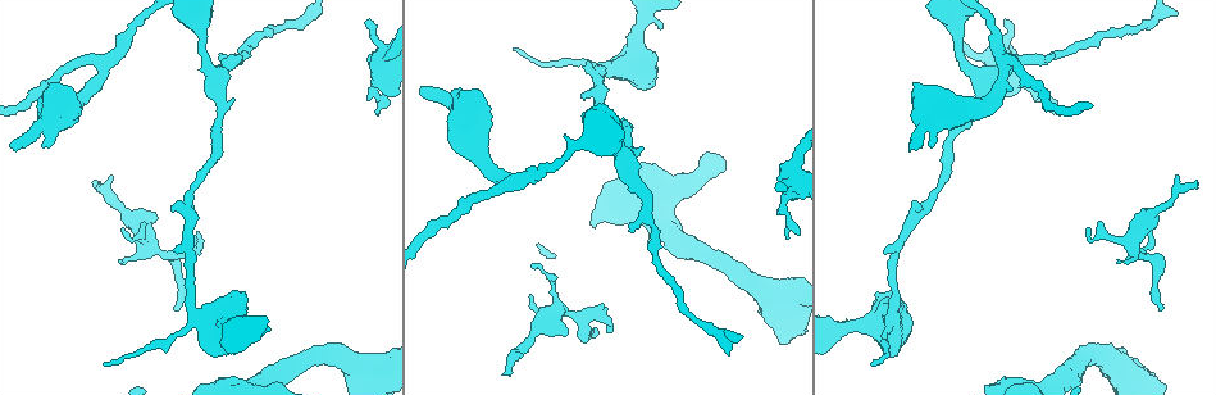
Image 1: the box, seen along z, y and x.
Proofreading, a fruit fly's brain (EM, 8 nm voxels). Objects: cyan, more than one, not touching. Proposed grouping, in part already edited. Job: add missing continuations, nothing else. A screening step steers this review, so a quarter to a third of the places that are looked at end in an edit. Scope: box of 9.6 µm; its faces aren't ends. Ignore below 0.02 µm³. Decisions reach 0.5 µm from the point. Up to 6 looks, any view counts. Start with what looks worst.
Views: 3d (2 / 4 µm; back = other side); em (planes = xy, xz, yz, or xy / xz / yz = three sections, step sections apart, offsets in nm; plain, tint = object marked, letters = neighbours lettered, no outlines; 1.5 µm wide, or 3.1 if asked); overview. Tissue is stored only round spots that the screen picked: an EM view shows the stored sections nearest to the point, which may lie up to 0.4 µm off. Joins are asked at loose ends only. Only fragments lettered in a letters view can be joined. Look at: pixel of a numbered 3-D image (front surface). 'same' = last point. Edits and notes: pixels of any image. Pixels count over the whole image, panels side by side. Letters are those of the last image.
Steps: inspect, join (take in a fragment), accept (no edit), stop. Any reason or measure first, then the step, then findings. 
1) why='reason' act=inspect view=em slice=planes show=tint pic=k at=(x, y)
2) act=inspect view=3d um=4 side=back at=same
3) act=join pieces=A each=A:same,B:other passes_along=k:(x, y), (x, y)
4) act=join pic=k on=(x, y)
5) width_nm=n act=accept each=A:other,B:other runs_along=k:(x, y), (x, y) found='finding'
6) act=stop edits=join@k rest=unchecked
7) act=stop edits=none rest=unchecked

why='thin end' act=inspect view=em slice=xz step=8 show=letters pic=1 at=(376, 113)

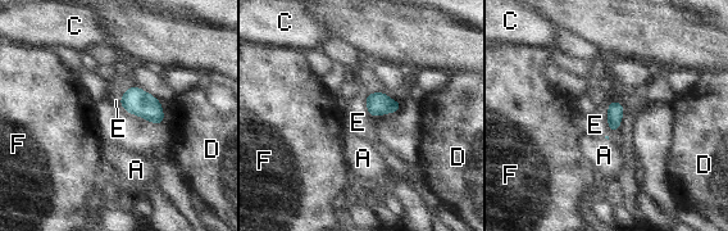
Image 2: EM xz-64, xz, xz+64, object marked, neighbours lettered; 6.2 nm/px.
act=inspect view=em slice=xy step=8 show=letters at=same

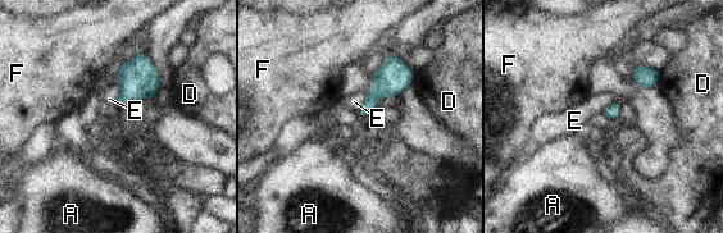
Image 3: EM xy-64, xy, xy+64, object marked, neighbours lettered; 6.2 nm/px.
act=accept each=A:other,D:other,E:other,F:other found='no lettered fragment goes on from it'

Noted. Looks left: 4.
why='an open end' act=inspect view=3d um=2 pic=1 at=(173, 307)

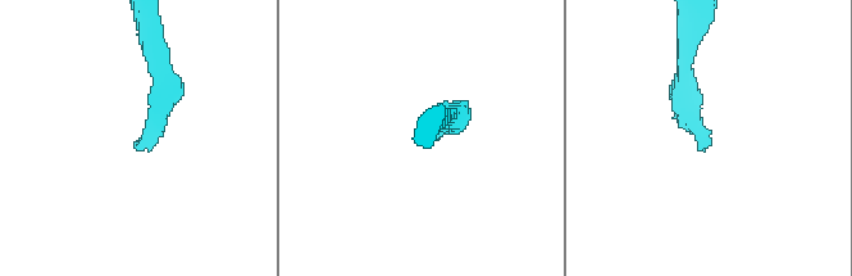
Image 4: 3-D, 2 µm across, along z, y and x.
act=inspect view=em slice=xz step=8 show=tint pic=4 at=(698, 150)

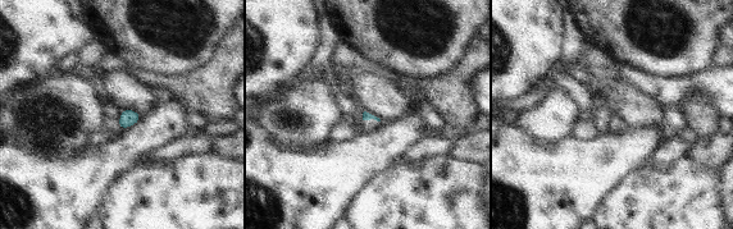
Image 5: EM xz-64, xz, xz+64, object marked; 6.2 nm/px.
why='another direction' act=inspect view=em slice=planes show=letters at=same

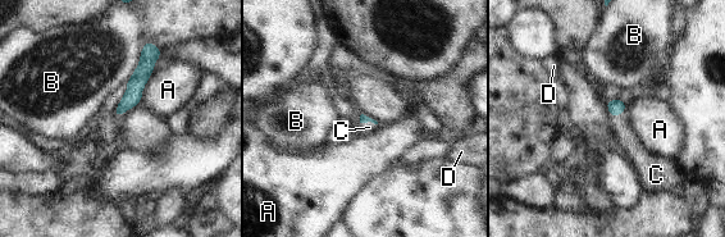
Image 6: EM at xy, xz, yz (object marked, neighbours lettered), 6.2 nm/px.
act=join pieces=C each=A:other,B:other,C:same,D:other passes_along=6:(363, 118), (369, 121), (369, 127) found='it goes on there'

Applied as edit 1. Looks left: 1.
act=stop edits=join@6 rest=unchecked

